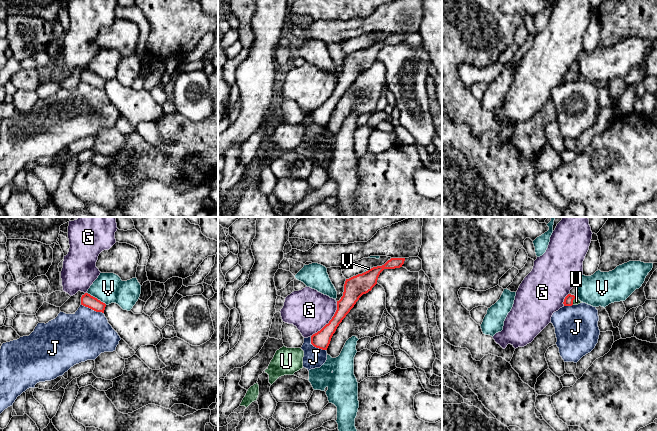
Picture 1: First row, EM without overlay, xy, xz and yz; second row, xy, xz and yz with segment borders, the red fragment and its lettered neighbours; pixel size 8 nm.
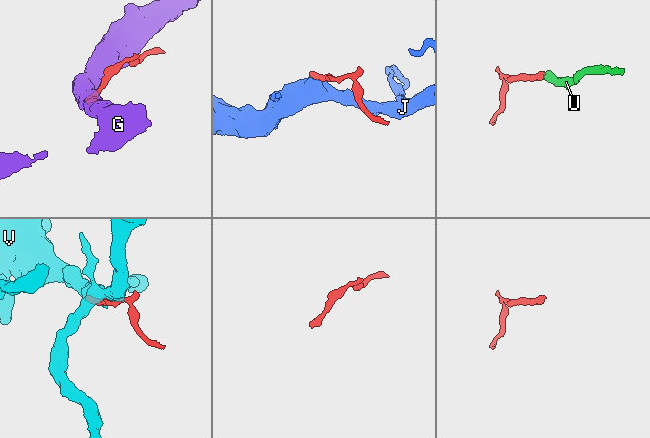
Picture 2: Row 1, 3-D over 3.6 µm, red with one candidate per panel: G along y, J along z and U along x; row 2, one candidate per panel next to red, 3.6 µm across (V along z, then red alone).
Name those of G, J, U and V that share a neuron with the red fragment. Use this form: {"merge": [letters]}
{"merge": ["U"]}

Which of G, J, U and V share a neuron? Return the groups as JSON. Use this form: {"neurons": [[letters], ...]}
{"neurons": [["G"], ["J"], ["U"], ["V"]]}

